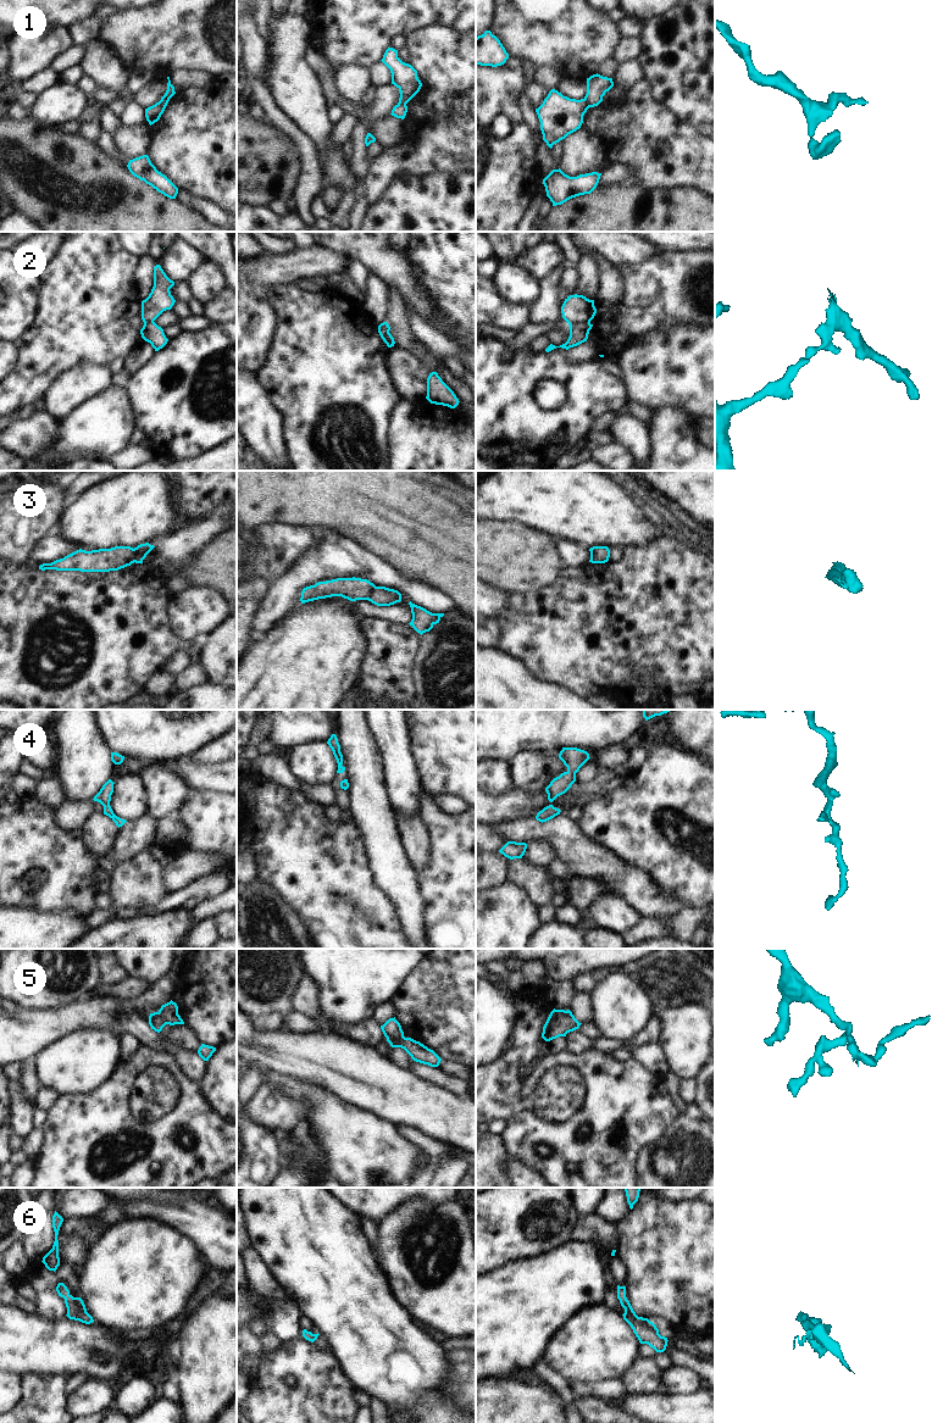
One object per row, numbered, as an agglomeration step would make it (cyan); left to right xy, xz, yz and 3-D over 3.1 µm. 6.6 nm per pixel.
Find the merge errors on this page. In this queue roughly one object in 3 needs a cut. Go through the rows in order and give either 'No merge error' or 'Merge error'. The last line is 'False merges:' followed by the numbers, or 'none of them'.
1: Merge error
2: Merge error
3: Merge error
4: No merge error
5: Merge error
6: No merge error
False merges: 1, 2, 3, 5

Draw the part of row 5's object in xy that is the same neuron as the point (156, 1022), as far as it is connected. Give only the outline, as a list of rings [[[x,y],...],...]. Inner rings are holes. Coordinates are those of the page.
[[[157,1012],[150,1013],[149,1016],[149,1024],[151,1029],[160,1033],[162,1028],[166,1025],[166,1022],[162,1017],[159,1016]]]

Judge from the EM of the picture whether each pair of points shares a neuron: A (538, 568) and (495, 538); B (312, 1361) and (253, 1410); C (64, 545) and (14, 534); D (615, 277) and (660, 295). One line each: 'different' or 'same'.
A: same
B: same
C: different
D: different

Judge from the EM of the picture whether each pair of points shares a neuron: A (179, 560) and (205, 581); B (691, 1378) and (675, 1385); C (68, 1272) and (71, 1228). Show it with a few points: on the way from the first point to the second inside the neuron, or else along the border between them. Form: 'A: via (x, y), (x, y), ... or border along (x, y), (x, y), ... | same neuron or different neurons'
A: border along (207, 545), (186, 567), (188, 585), (179, 593) | different neurons
B: via (687, 1382), (678, 1382) | same neuron
C: border along (60, 1263), (67, 1262), (77, 1273) | different neurons

